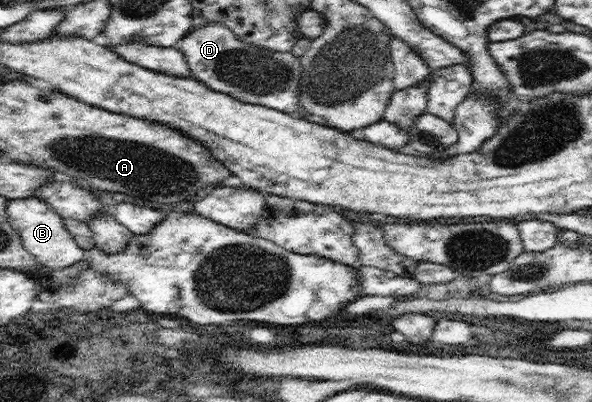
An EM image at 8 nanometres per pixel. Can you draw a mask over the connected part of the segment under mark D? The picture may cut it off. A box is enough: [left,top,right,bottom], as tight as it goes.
[177,22,311,119]

